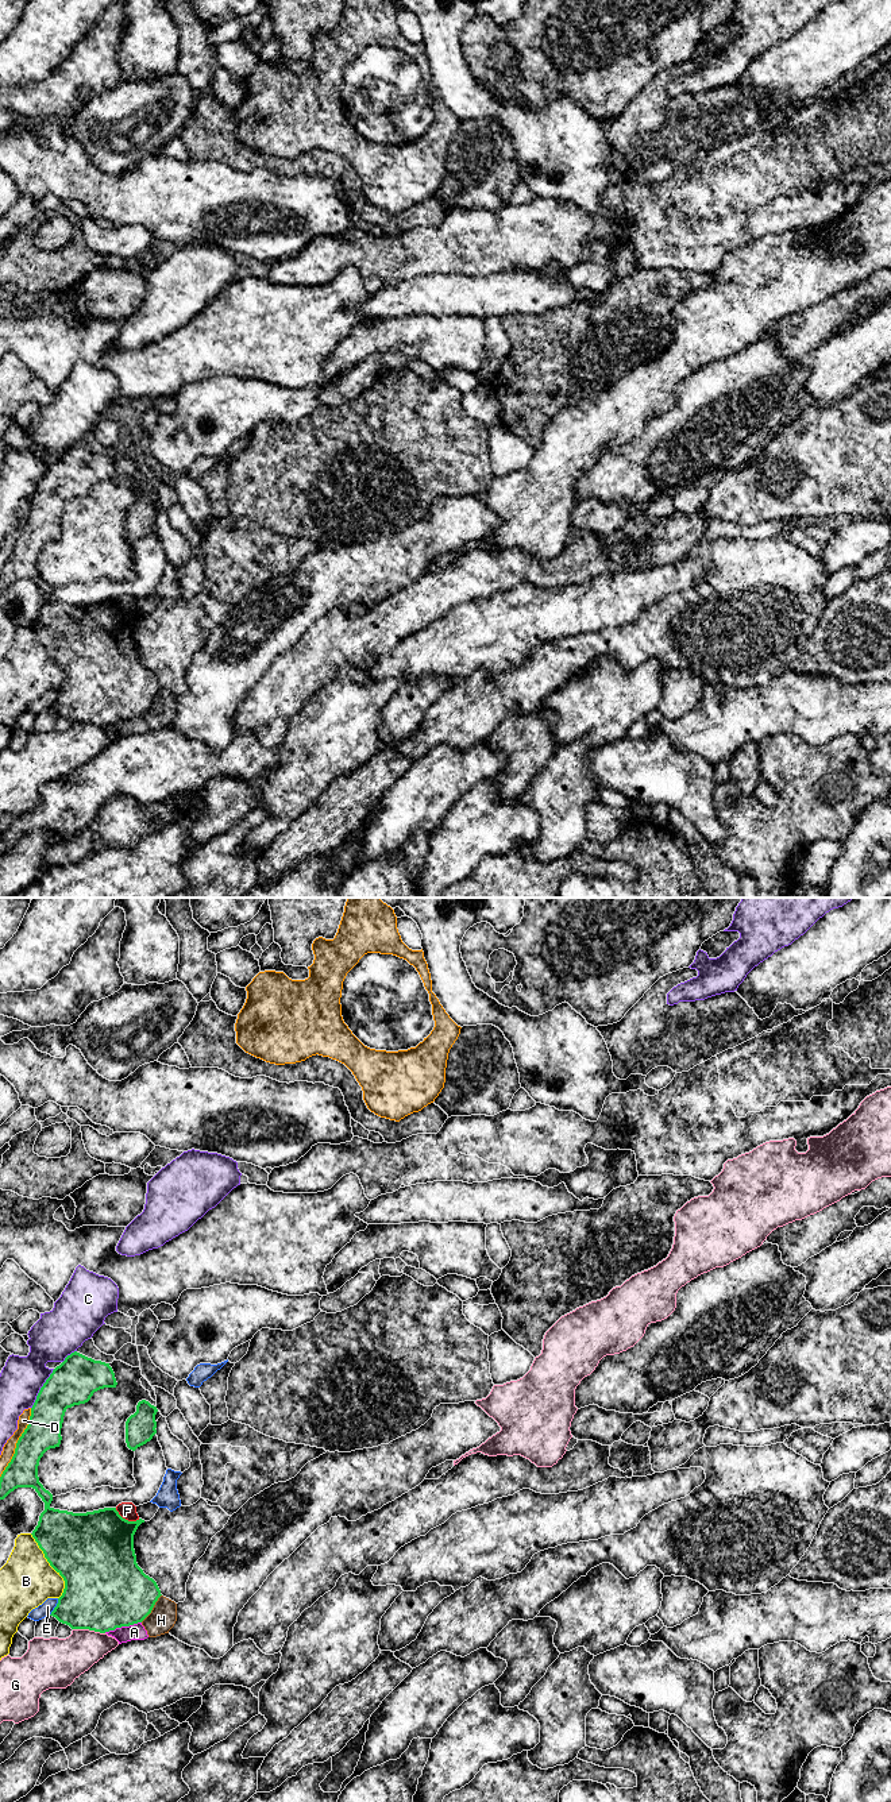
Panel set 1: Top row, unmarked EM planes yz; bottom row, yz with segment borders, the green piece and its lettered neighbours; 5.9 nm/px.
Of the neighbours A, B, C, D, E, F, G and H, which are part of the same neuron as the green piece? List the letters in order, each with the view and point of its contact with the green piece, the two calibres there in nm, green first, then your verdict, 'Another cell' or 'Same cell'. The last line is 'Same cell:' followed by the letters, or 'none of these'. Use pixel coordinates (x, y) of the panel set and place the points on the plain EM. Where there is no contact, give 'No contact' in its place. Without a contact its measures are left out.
A: Touches green at yz (122, 718). Thickness 480 nm (green) against 100 nm. Another cell
B: Touches green at yz (50, 658). Thickness 460 nm (green) against 320 nm. Another cell
C: Touches green at yz (41, 482). Thickness 260 nm (green) against 260 nm. Another cell
D: Touches green at yz (16, 536). Thickness 200 nm (green) against 80 nm. Another cell
E: Touches green at yz (56, 699). Thickness 400 nm (green) against 80 nm. Another cell
F: Touches green at yz (127, 613). Thickness 440 nm (green) against 100 nm. Another cell
G: Touches green at yz (89, 722). Thickness 480 nm (green) against 280 nm. Another cell
H: Touches green at yz (153, 699). Thickness 420 nm (green) against 160 nm. Another cell
Same cell: none of these

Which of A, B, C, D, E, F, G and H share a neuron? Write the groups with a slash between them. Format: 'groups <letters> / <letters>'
groups A H / B / C / D / E / F / G

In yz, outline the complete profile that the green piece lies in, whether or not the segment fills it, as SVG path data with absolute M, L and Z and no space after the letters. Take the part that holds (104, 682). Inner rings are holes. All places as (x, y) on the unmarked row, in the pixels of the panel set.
M77 444L68 448L40 481L31 501L28 518L0 570L0 593L18 580L32 580L45 595L45 603L31 628L50 659L65 674L63 686L50 709L72 722L89 722L100 726L142 715L162 688L157 675L146 668L136 656L134 628L144 613L128 614L119 607L116 601L86 606L51 601L53 587L39 575L38 559L47 543L59 540L66 502L88 495L100 482L116 481L116 478L109 456L94 454Z

